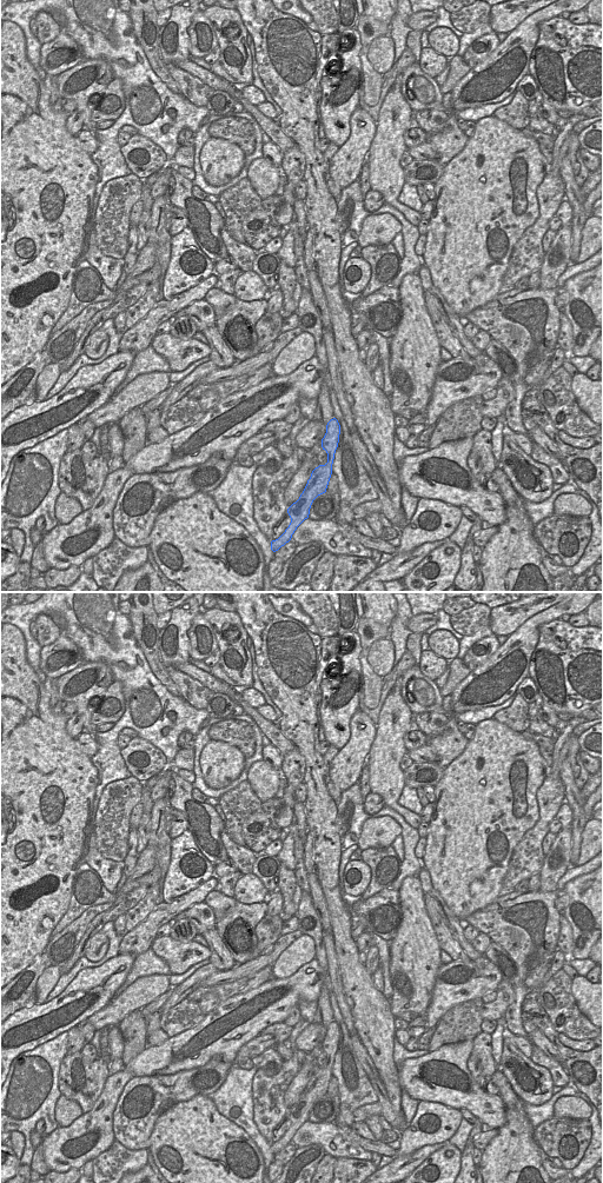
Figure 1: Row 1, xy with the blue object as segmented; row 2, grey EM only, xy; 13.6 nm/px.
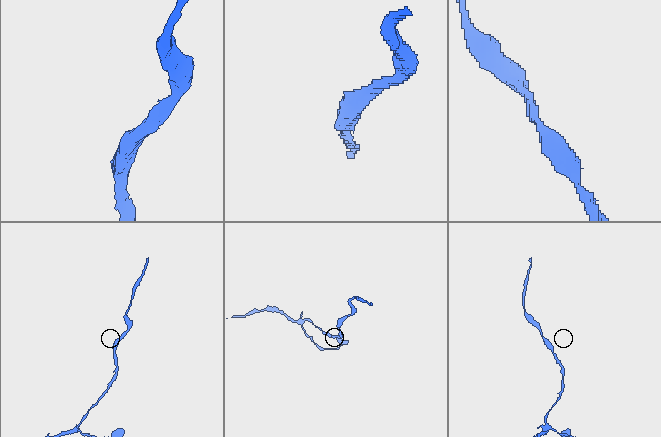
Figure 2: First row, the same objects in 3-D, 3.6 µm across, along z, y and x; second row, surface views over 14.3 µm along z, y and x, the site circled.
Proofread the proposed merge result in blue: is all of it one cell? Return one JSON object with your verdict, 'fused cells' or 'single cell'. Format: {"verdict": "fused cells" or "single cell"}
{"verdict": "single cell"}

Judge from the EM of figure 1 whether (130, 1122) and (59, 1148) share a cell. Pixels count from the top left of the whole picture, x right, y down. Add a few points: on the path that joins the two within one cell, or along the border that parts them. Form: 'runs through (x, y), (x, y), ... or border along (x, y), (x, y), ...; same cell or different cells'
border along (118, 1101), (113, 1112), (113, 1140); different cells

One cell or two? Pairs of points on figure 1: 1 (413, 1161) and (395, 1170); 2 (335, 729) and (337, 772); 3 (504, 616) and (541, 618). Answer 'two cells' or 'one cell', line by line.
1: one cell
2: two cells
3: two cells

